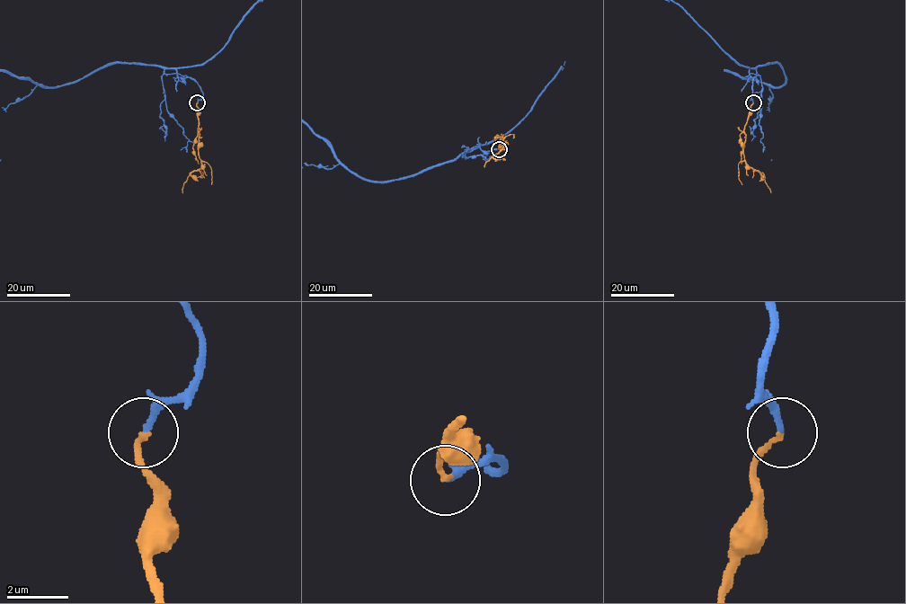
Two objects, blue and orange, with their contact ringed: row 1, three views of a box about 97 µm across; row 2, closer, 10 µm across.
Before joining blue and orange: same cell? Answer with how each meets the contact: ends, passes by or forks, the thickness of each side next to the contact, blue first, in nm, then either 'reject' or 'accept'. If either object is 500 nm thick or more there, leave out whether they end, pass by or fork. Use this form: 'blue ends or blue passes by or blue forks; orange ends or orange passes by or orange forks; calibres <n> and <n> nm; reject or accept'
blue ends; orange ends; calibres 200 and 160 nm; accept

